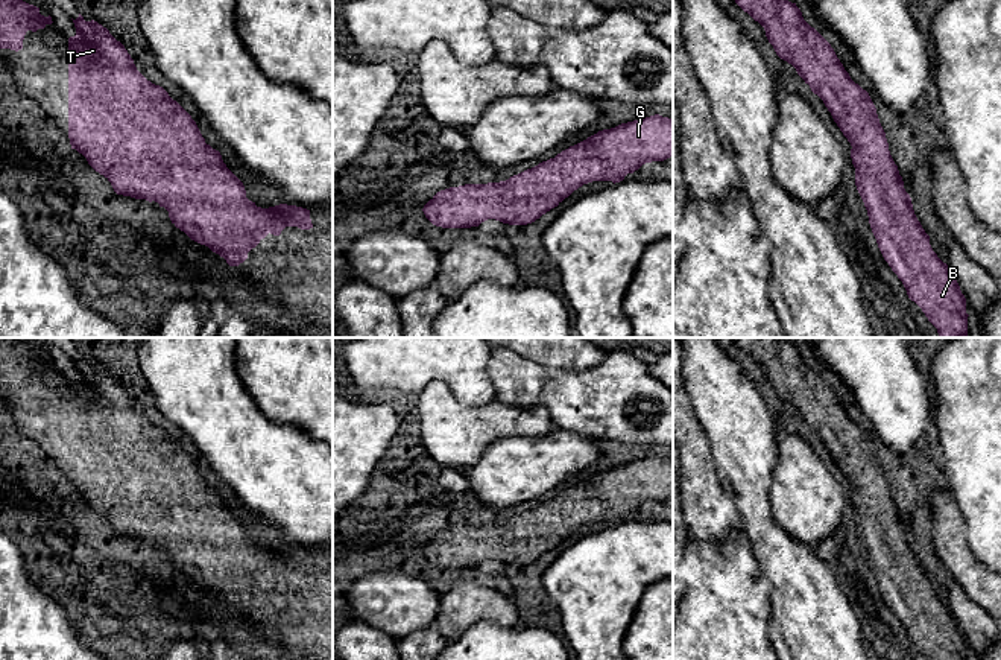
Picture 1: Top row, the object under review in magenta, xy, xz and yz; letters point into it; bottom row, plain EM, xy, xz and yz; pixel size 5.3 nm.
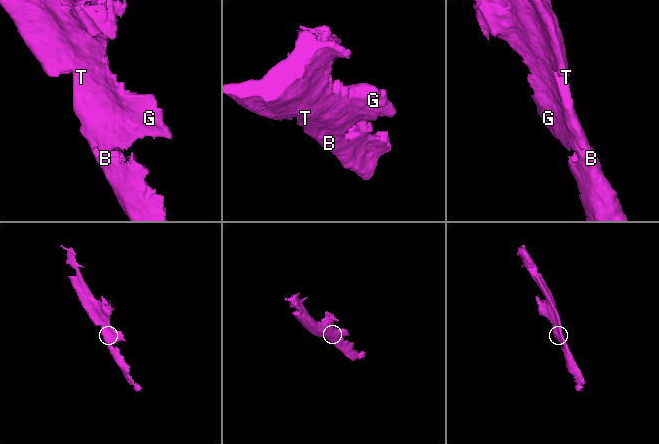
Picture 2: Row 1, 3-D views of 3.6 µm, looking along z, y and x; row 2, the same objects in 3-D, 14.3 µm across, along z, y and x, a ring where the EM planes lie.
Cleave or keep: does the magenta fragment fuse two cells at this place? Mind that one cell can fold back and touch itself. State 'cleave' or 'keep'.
keep

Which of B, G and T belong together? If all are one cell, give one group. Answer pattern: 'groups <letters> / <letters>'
groups B G T

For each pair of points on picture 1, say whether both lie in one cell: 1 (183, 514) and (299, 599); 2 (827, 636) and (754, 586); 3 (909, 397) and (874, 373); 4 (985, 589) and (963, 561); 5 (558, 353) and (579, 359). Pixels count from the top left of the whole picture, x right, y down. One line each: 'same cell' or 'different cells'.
1: same cell
2: different cells
3: same cell
4: same cell
5: same cell

